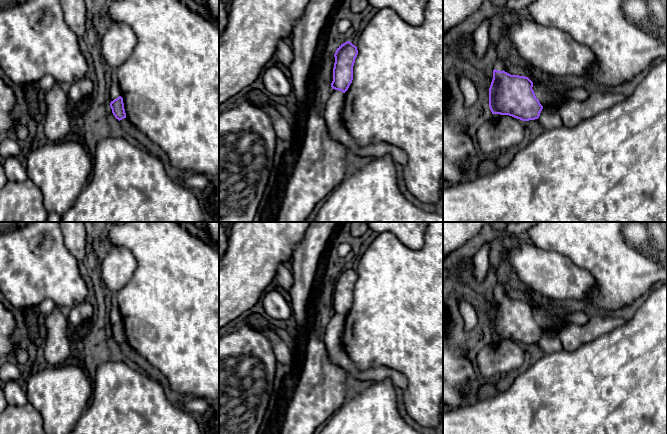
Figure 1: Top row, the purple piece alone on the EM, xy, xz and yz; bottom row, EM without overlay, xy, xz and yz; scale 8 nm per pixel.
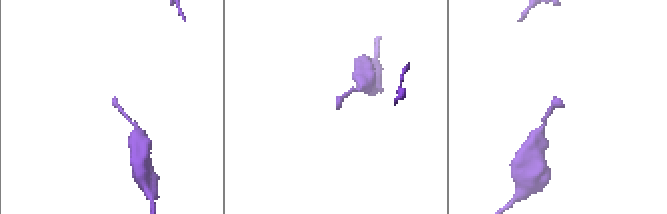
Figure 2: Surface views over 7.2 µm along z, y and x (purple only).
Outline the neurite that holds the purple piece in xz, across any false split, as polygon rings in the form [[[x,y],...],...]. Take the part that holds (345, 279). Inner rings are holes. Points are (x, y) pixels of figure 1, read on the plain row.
[[[350,265],[341,268],[335,278],[332,313],[345,317],[353,304],[353,290],[358,274]]]

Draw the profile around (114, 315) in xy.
[[[115,303],[112,304],[109,313],[105,317],[105,323],[111,327],[114,323],[121,320],[121,312]]]

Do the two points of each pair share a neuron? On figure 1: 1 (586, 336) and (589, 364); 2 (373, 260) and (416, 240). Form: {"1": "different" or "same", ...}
{"1": "different", "2": "different"}

